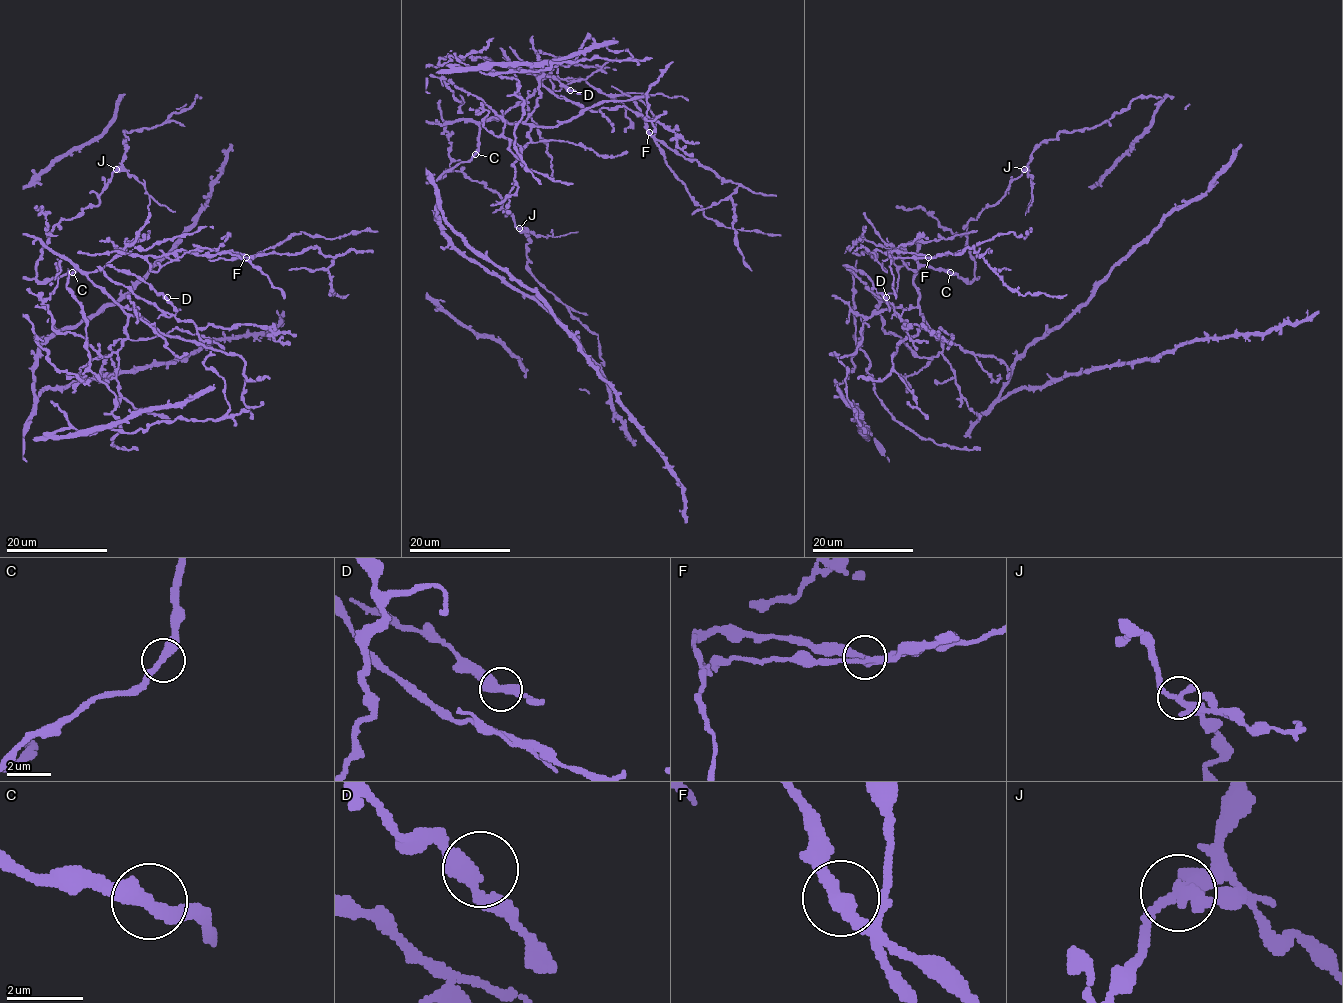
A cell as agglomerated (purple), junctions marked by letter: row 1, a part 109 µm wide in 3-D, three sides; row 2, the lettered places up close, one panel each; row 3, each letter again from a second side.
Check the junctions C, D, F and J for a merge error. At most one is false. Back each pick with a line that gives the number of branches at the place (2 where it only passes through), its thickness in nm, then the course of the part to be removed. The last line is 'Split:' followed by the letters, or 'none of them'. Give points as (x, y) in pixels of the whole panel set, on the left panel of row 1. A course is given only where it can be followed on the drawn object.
J: branches 2; calibre 380 nm
Split: J

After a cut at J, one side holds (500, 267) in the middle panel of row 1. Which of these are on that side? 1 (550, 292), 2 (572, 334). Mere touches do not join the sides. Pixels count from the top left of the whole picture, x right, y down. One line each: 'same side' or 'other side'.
1: other side
2: same side

